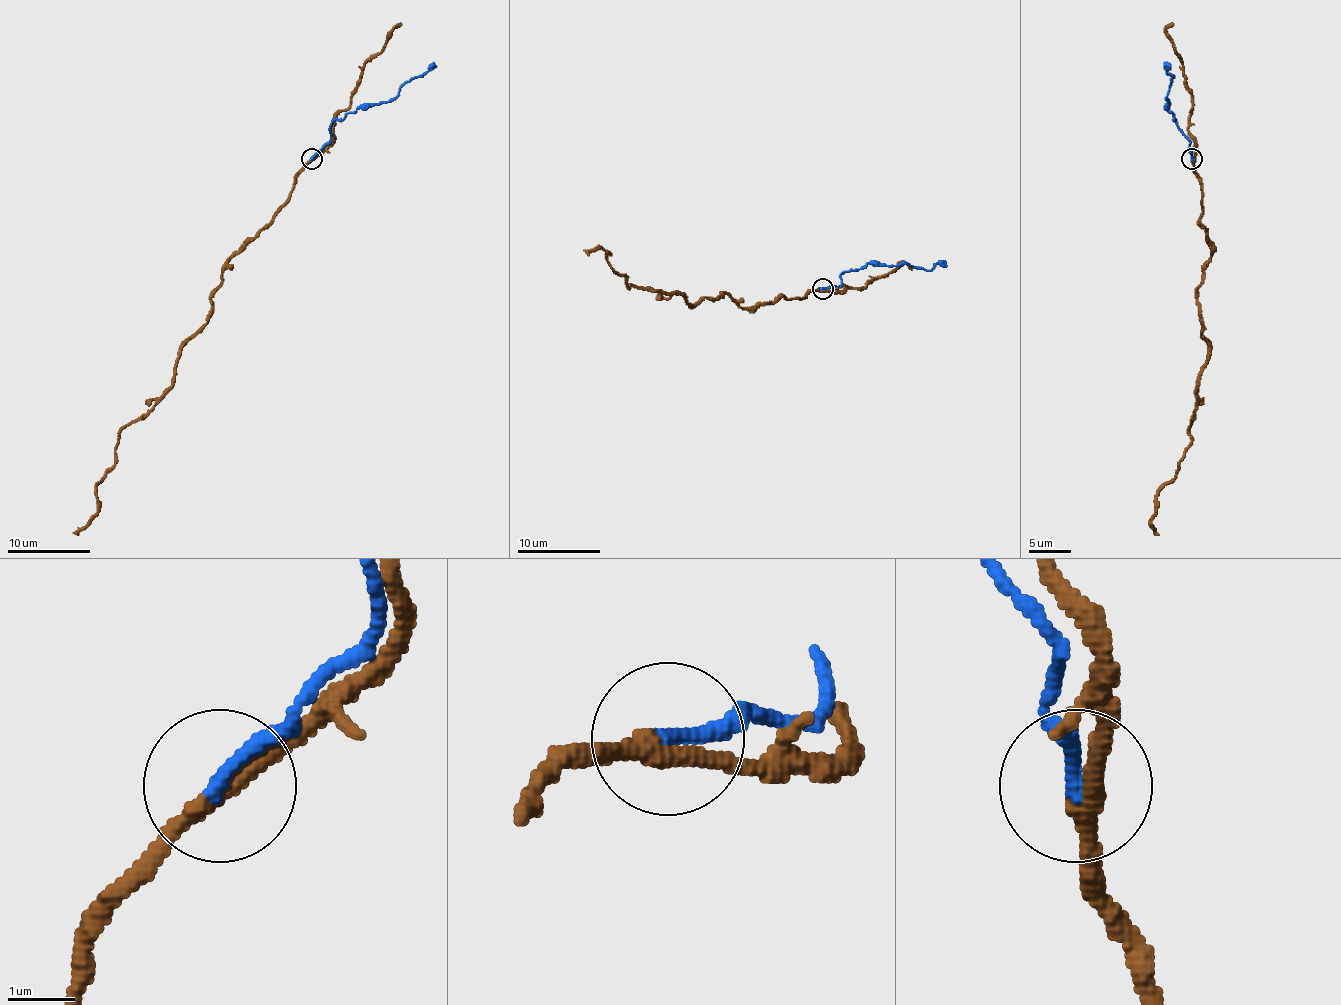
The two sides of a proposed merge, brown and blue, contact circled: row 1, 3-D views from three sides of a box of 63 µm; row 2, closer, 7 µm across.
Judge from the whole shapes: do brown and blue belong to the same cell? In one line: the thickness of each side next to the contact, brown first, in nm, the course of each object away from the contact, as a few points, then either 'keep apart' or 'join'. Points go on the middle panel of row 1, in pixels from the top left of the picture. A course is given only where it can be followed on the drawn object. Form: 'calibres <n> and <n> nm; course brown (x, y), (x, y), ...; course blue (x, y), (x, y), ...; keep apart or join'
calibres 280 and 240 nm; course brown (823, 289), (742, 308), (723, 293), (690, 303), (679, 293), (629, 287), (607, 251), (586, 254); course blue (823, 289), (837, 287), (845, 270), (858, 270), (868, 264), (910, 264), (931, 270), (937, 264), (947, 266); keep apart

